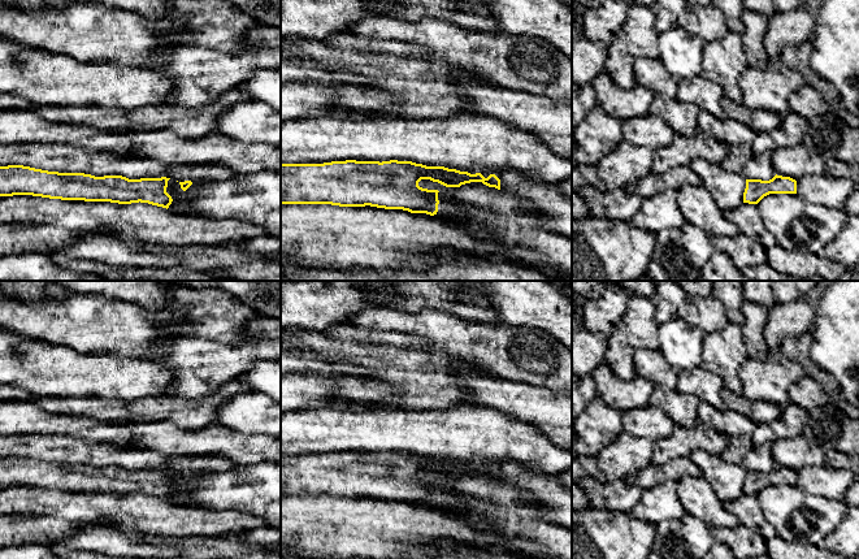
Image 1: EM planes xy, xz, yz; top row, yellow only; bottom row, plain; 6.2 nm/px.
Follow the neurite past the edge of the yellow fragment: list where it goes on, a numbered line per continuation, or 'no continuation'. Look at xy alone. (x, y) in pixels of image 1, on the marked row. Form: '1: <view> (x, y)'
no continuation

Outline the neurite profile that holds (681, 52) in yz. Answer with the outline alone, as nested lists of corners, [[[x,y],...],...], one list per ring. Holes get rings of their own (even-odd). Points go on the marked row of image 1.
[[[680,26],[659,32],[659,58],[664,69],[676,79],[702,75],[704,42]]]

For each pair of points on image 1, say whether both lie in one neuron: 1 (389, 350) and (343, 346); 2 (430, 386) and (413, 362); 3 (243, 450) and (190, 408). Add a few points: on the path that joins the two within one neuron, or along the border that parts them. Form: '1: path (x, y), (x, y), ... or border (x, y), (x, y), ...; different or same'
1: path (377, 350), (355, 347); same
2: path (425, 380), (415, 368); same
3: border (216, 421), (194, 429), (179, 428); different

